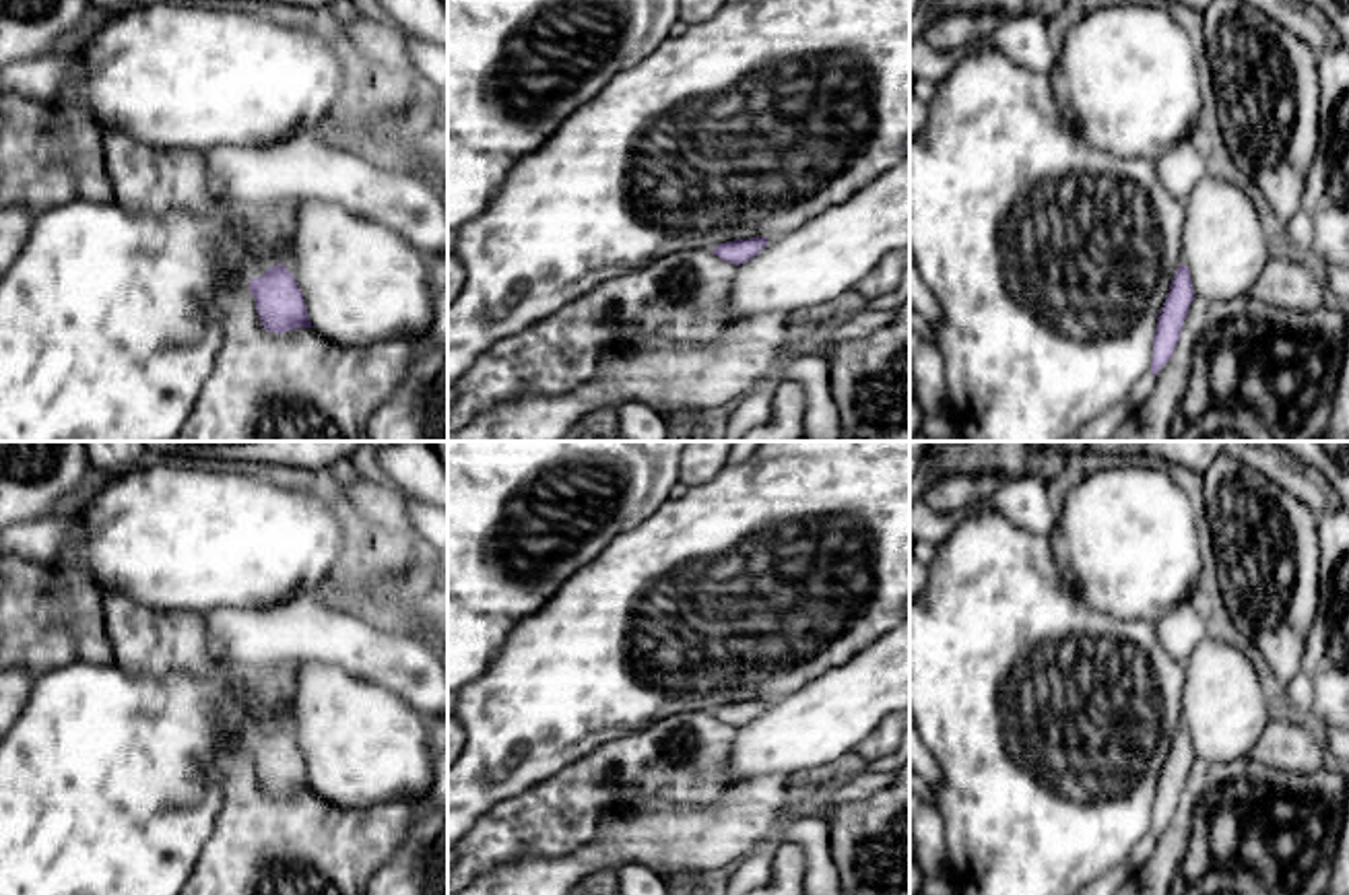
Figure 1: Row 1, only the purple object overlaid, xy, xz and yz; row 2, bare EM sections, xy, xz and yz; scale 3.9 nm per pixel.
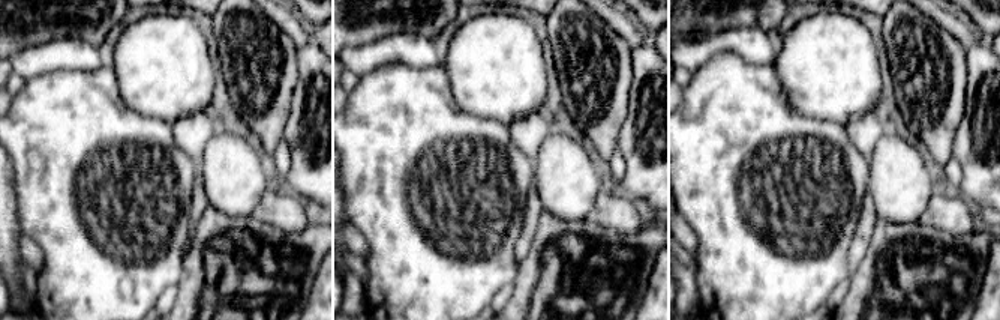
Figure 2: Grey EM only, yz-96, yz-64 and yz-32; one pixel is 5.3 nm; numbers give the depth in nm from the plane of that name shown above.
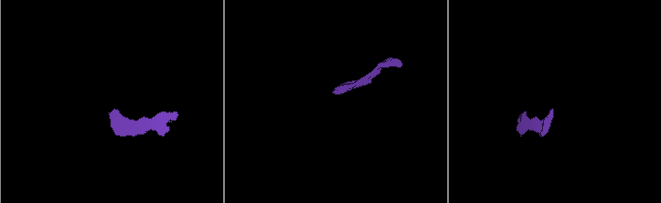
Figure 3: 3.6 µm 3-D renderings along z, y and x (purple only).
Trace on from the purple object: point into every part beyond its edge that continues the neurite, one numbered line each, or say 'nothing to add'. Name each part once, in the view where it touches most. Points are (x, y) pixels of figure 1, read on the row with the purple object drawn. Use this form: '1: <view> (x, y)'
1: xy (256, 258)

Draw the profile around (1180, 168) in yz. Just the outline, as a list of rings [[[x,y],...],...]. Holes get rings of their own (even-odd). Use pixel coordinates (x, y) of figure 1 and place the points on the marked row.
[[[1190,138],[1163,151],[1153,163],[1163,188],[1182,204],[1196,184],[1209,175],[1207,161]]]

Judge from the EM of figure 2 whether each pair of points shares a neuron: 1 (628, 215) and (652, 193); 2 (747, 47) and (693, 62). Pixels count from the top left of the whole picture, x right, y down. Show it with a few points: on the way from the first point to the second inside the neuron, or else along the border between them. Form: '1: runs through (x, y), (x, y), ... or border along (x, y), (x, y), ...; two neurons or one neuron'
1: border along (619, 190), (643, 208); two neurons
2: runs through (733, 45), (712, 45), (706, 48); one neuron

